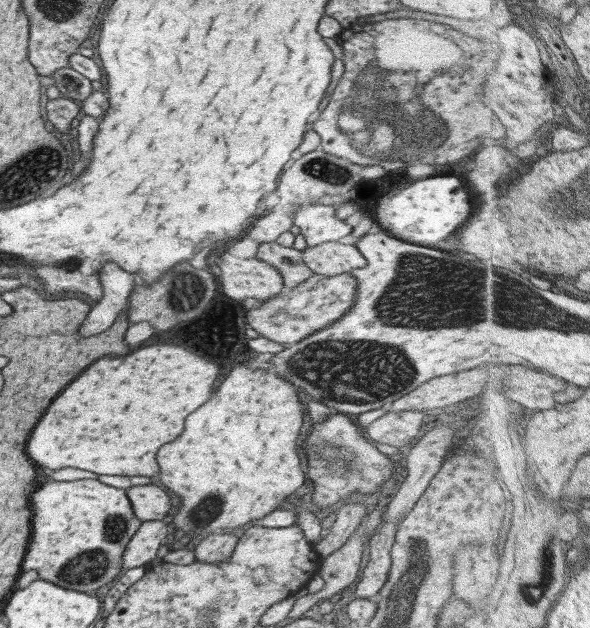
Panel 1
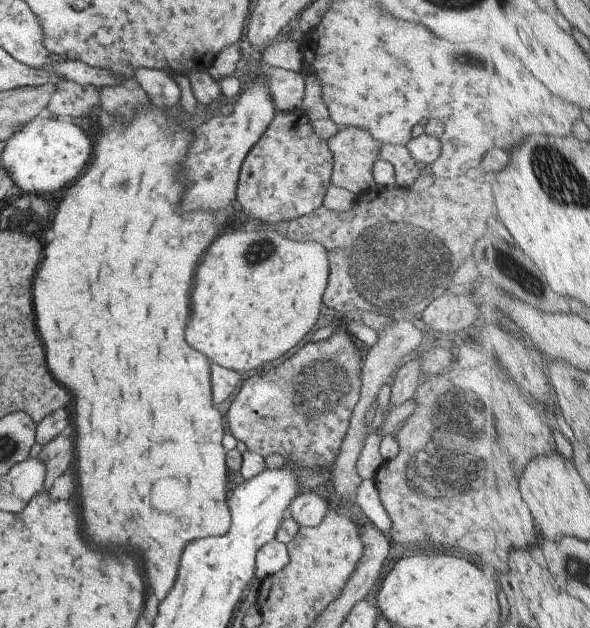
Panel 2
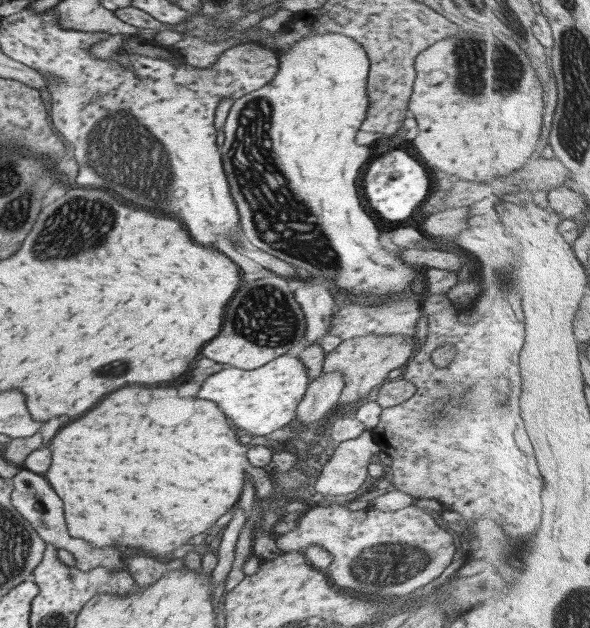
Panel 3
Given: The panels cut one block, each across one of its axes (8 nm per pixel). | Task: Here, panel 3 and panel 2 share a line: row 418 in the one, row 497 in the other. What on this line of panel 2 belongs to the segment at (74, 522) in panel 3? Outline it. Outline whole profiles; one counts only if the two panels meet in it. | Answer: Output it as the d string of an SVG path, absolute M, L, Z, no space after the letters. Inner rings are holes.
M144 110L140 112L134 122L122 130L118 128L120 124L102 127L101 131L94 137L92 146L92 157L84 171L66 186L66 194L60 202L60 208L56 212L56 220L53 216L49 220L44 230L52 228L52 240L44 248L44 258L40 262L40 268L34 278L32 286L32 300L36 306L36 328L40 332L40 338L46 348L46 362L48 370L52 376L70 390L74 398L74 424L76 424L76 486L78 486L78 496L80 496L80 506L82 506L82 518L84 518L84 534L86 538L104 548L114 548L120 546L124 552L140 554L144 568L146 568L146 578L148 586L152 588L154 596L158 600L164 600L168 590L172 588L176 580L176 570L180 562L180 554L184 546L196 538L207 538L208 536L222 536L230 529L231 516L226 504L226 485L229 481L228 468L226 468L226 452L222 448L222 438L224 438L224 426L222 426L222 414L214 408L212 404L212 388L210 388L210 368L208 368L208 358L194 348L188 346L184 328L188 322L190 314L190 288L194 282L194 272L196 266L210 246L210 242L216 238L216 226L214 226L214 216L210 212L194 212L194 214L184 214L180 216L180 200L184 194L184 188L174 188L180 186L176 182L176 172L178 172L178 162L182 160L186 152L186 144L190 140L190 132L186 132L180 124L174 126L172 118L166 118L166 110Z

